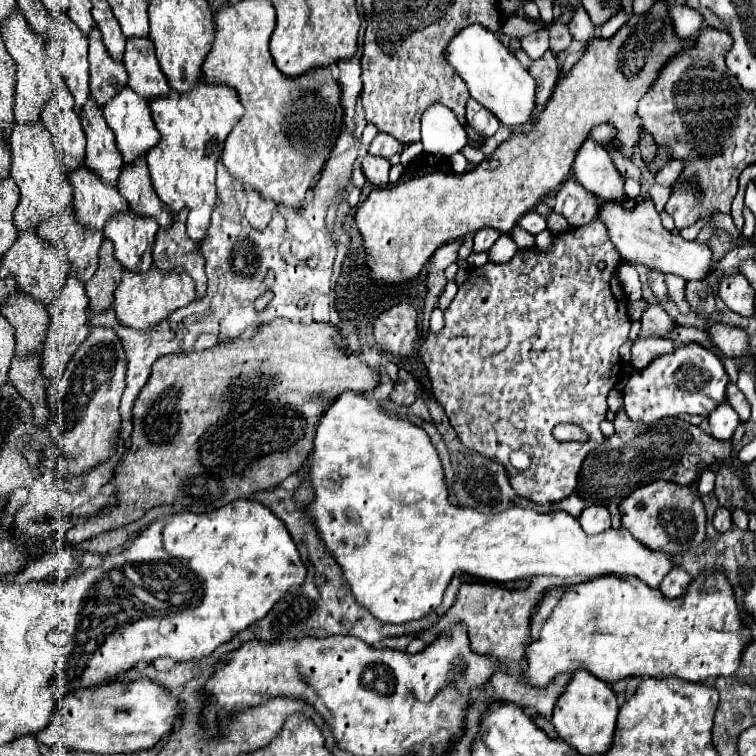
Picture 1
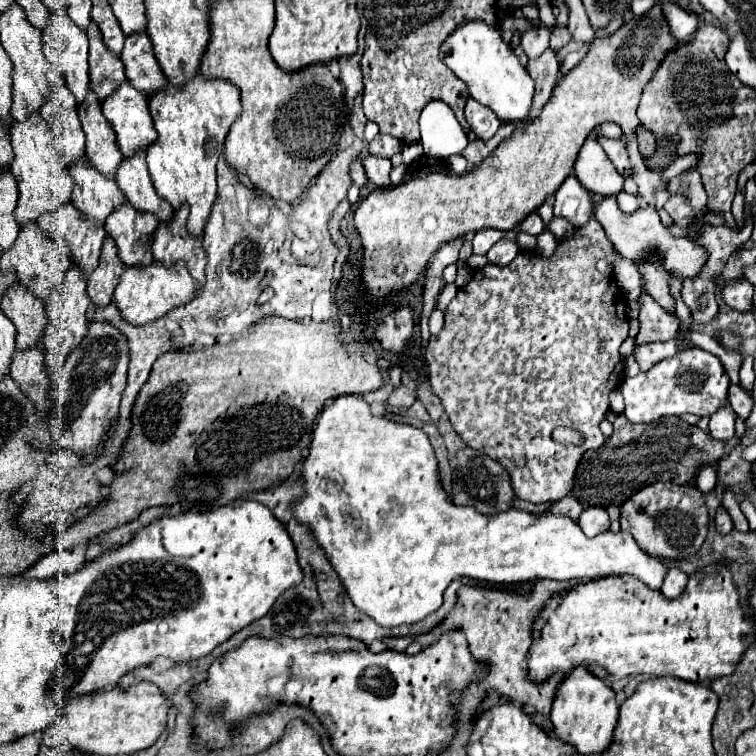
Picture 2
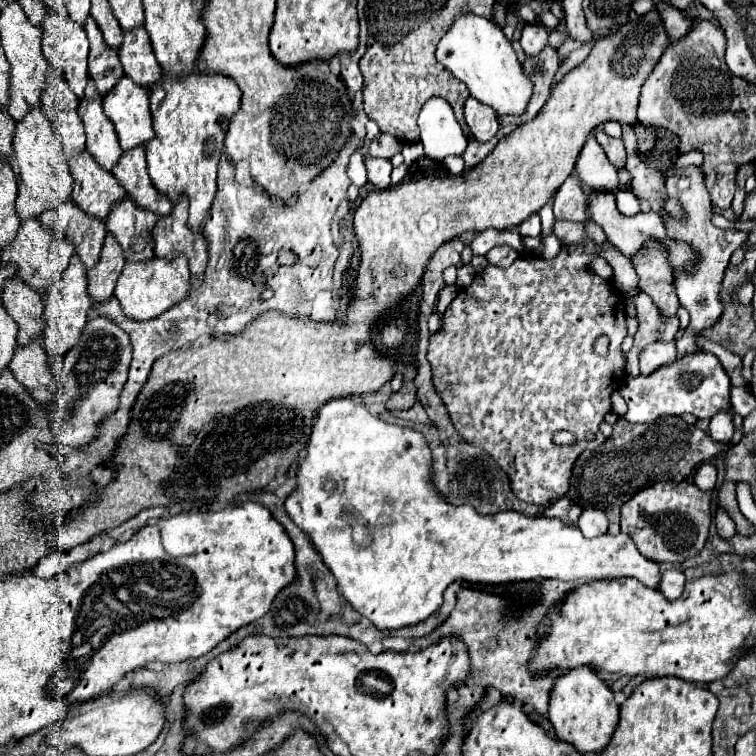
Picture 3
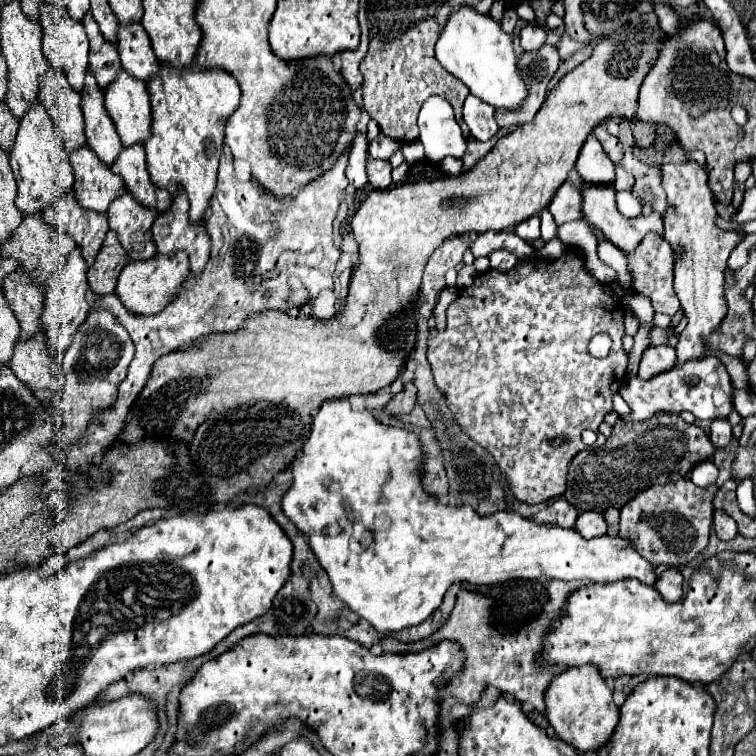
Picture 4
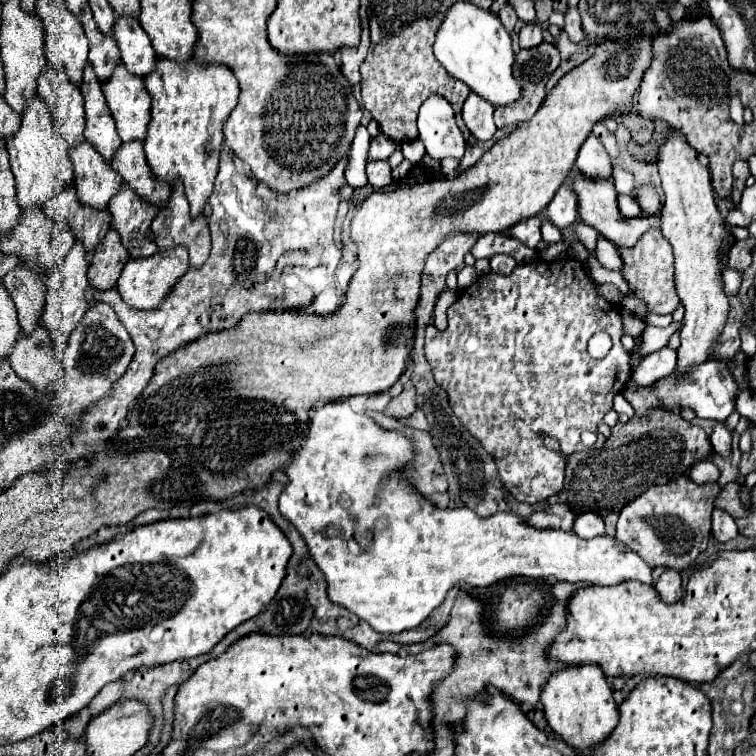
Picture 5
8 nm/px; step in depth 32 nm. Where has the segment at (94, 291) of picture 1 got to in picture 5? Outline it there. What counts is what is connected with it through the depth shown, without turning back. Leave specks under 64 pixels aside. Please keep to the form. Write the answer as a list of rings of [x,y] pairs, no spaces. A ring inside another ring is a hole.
[[[110,228],[106,238],[100,242],[100,248],[96,248],[96,252],[92,254],[88,270],[90,284],[98,290],[114,288],[126,260],[128,260],[128,250],[122,248],[120,234],[114,228]]]

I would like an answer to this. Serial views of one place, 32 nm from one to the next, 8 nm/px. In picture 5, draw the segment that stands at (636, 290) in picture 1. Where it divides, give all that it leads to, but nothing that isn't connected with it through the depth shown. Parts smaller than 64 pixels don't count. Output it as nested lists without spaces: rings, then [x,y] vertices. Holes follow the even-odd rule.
[[[598,236],[598,240],[596,240],[596,256],[604,268],[614,268],[614,270],[622,268],[622,264],[620,264],[622,260],[620,260],[614,244],[610,240],[606,240],[604,236]]]

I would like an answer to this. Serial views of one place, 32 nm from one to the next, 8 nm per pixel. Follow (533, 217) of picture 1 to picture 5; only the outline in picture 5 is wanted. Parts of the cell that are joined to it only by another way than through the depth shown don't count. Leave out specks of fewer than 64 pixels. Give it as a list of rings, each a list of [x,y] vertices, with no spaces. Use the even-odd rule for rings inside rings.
[[[534,216],[534,218],[528,218],[528,220],[522,220],[520,224],[512,226],[506,230],[508,236],[512,236],[514,240],[522,242],[524,246],[536,250],[538,242],[542,242],[542,234],[540,234],[540,226],[542,226],[542,220],[540,216]]]

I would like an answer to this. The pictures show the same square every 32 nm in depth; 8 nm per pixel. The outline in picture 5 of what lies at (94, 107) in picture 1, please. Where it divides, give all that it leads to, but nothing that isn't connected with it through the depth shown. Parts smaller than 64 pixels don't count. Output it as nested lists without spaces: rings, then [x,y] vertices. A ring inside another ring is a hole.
[[[86,64],[84,78],[80,84],[80,92],[84,96],[84,110],[86,110],[86,130],[84,136],[92,140],[96,150],[106,158],[112,160],[114,152],[122,144],[116,126],[112,124],[112,114],[108,112],[104,94],[100,90],[100,82],[92,72],[92,66]]]

